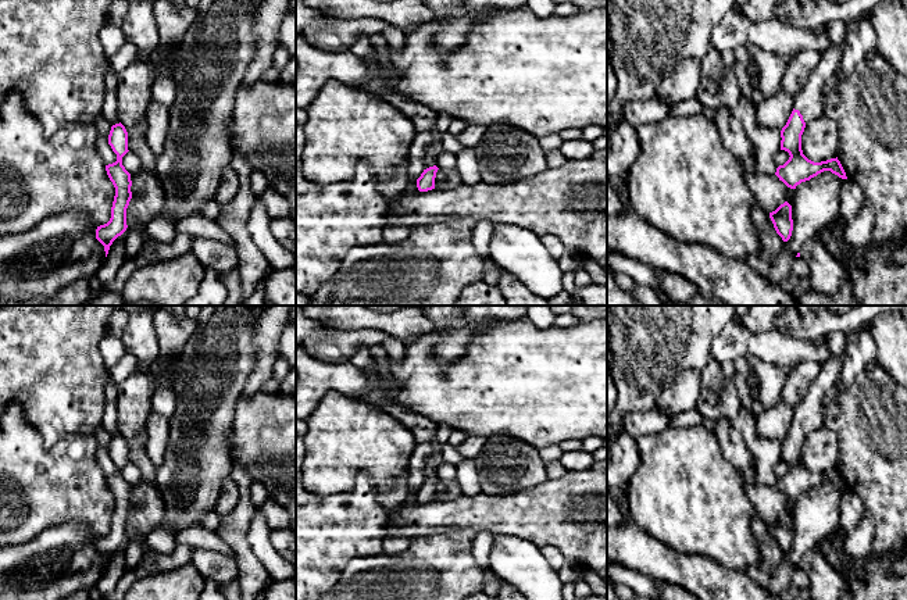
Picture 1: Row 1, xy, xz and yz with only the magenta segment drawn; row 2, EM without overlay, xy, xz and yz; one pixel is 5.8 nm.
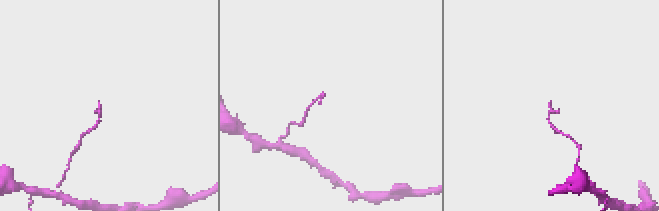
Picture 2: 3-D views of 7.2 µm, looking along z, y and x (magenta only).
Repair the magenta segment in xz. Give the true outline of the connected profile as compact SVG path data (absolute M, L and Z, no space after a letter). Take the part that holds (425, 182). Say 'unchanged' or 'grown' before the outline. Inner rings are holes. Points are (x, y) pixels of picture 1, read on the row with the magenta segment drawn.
unchanged; M436 165L424 169L421 176L417 179L417 188L419 192L428 192L435 189L435 178L438 169L439 168Z

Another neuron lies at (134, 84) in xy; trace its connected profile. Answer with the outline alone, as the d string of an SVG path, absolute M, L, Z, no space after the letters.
M140 58L117 74L118 118L128 132L128 150L139 157L142 169L157 172L157 156L146 142L151 82L153 65Z

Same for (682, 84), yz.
M683 58L676 65L671 75L668 75L661 83L664 90L657 96L665 101L675 104L697 96L697 89L701 79L701 60Z

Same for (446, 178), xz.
M439 168L435 178L435 188L439 190L451 190L460 186L461 178L456 168Z

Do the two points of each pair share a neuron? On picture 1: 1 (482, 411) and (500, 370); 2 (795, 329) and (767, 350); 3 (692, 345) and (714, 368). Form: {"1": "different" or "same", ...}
{"1": "same", "2": "different", "3": "different"}

